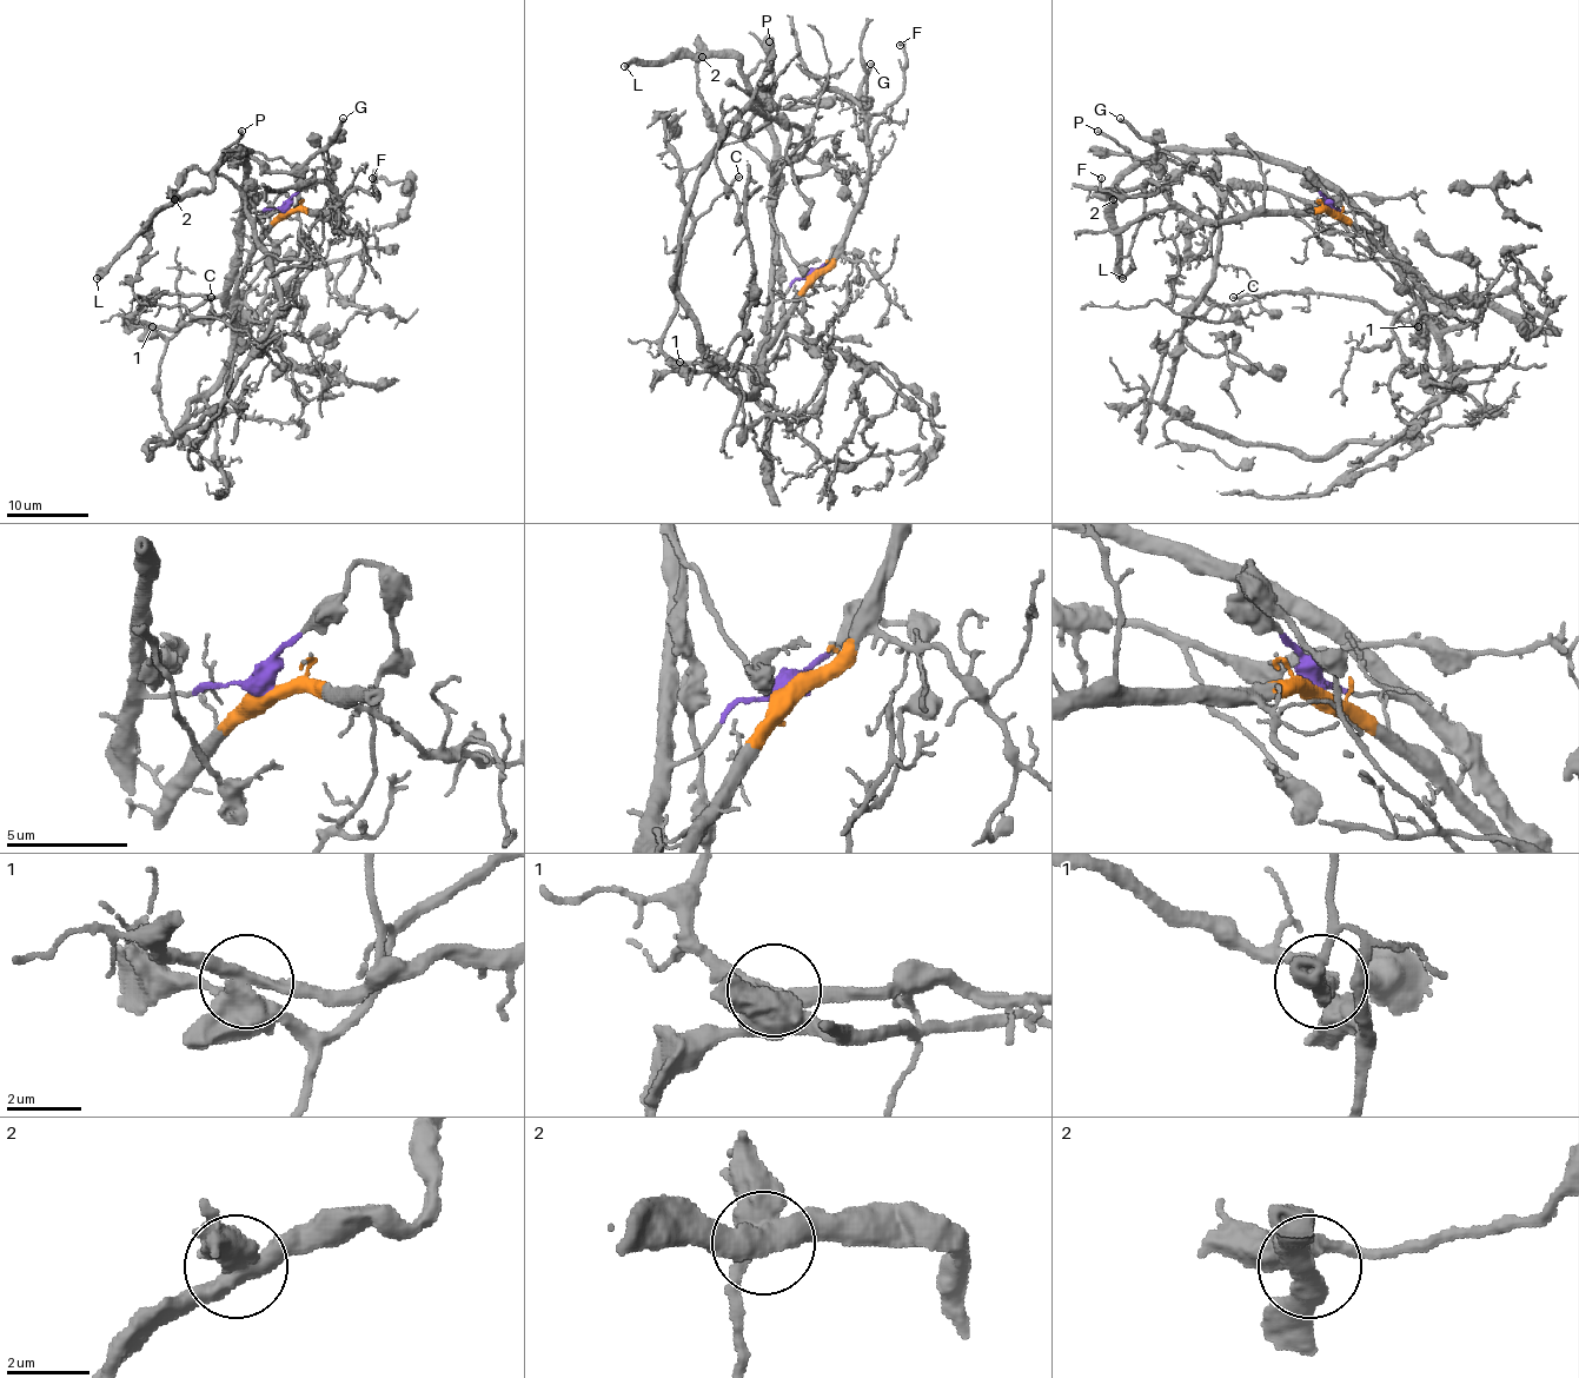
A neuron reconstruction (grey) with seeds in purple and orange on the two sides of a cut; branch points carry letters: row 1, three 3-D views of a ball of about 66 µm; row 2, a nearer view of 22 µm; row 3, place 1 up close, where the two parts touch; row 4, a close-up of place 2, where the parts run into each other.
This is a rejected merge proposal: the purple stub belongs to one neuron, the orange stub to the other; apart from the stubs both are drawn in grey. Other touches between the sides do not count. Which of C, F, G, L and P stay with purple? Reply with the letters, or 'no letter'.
G, L, P

